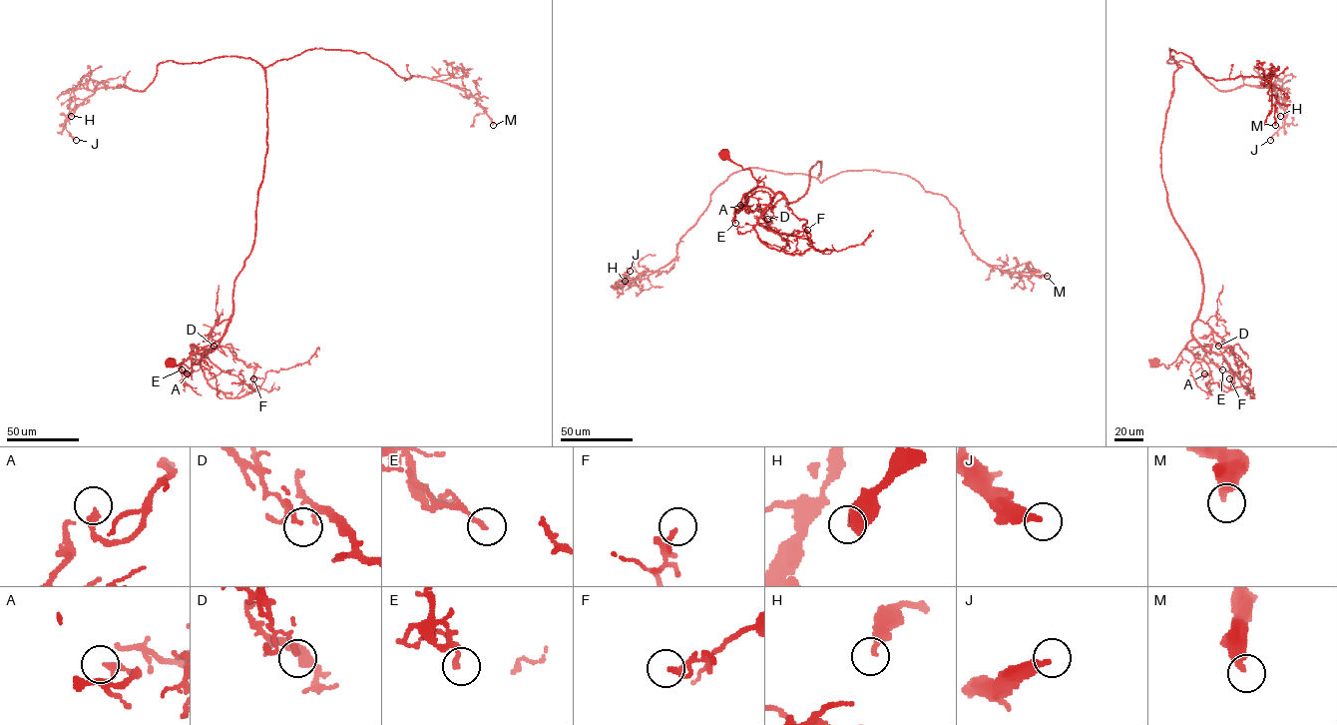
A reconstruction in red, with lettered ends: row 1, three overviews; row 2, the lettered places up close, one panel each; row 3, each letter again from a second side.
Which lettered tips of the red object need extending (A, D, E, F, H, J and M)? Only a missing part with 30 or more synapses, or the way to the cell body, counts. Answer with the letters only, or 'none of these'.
none of these

